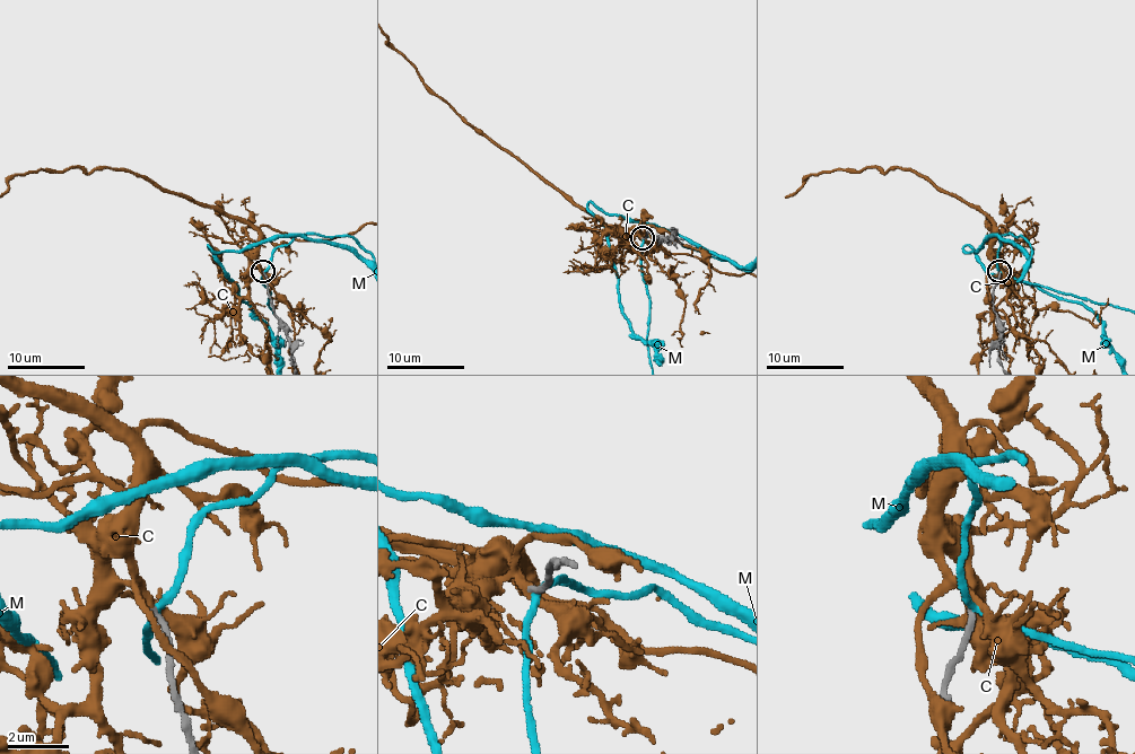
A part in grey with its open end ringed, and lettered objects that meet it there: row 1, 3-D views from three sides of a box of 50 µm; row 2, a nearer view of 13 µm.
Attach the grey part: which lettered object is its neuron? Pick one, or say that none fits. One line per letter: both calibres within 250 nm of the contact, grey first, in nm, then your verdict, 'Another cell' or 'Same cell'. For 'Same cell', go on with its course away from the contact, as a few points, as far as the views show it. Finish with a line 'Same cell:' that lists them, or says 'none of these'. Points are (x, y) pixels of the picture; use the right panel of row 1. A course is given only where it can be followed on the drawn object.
C: Thickness 200 nm (grey) against 280 nm. Same cell
M: Thickness 220 nm (grey) against 200 nm. Another cell
Same cell: C

